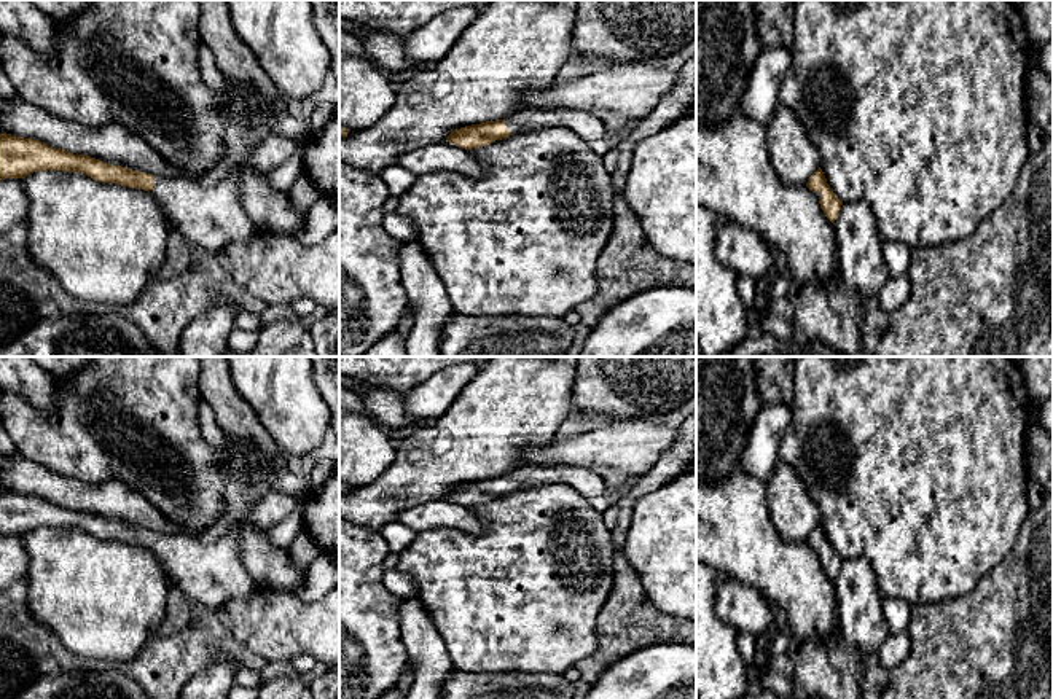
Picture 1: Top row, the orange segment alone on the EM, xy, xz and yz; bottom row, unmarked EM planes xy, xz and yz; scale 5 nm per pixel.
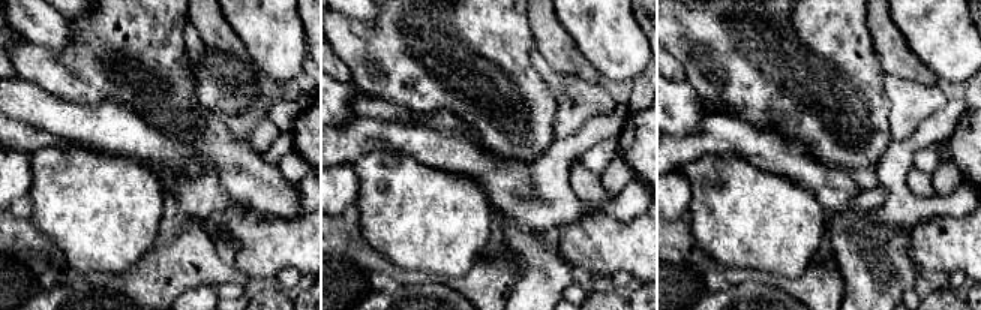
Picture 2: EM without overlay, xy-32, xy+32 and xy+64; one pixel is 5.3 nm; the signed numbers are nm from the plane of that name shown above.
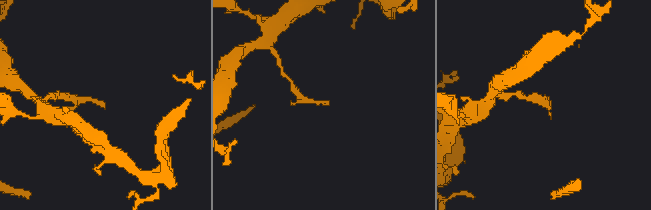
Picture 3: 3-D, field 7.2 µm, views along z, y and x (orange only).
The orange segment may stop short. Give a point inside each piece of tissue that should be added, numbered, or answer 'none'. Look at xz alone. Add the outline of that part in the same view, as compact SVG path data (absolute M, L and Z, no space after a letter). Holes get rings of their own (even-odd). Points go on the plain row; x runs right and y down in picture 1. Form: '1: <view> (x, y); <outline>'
1: xz (526, 476); M521 465L505 474L510 492L534 489L546 484L569 484L586 498L605 495L605 482L591 470L567 465L534 467Z

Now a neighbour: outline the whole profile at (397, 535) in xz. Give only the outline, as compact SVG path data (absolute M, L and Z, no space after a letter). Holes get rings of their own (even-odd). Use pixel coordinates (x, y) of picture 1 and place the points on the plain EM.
M398 521L386 524L379 533L389 545L389 553L395 556L400 556L416 537L413 529Z

